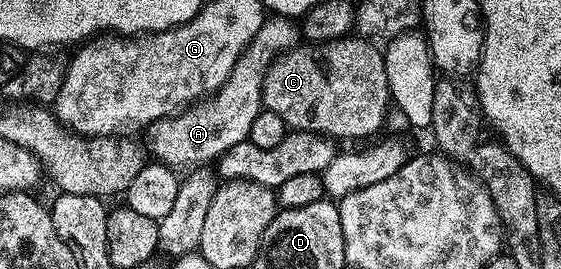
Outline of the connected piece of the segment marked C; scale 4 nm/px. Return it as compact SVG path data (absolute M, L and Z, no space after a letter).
M345 36L333 42L301 44L280 55L266 72L263 109L278 112L292 130L312 130L316 134L327 134L333 140L370 137L383 122L385 124L390 110L386 64L381 47L376 46L379 45L375 41L363 36Z

